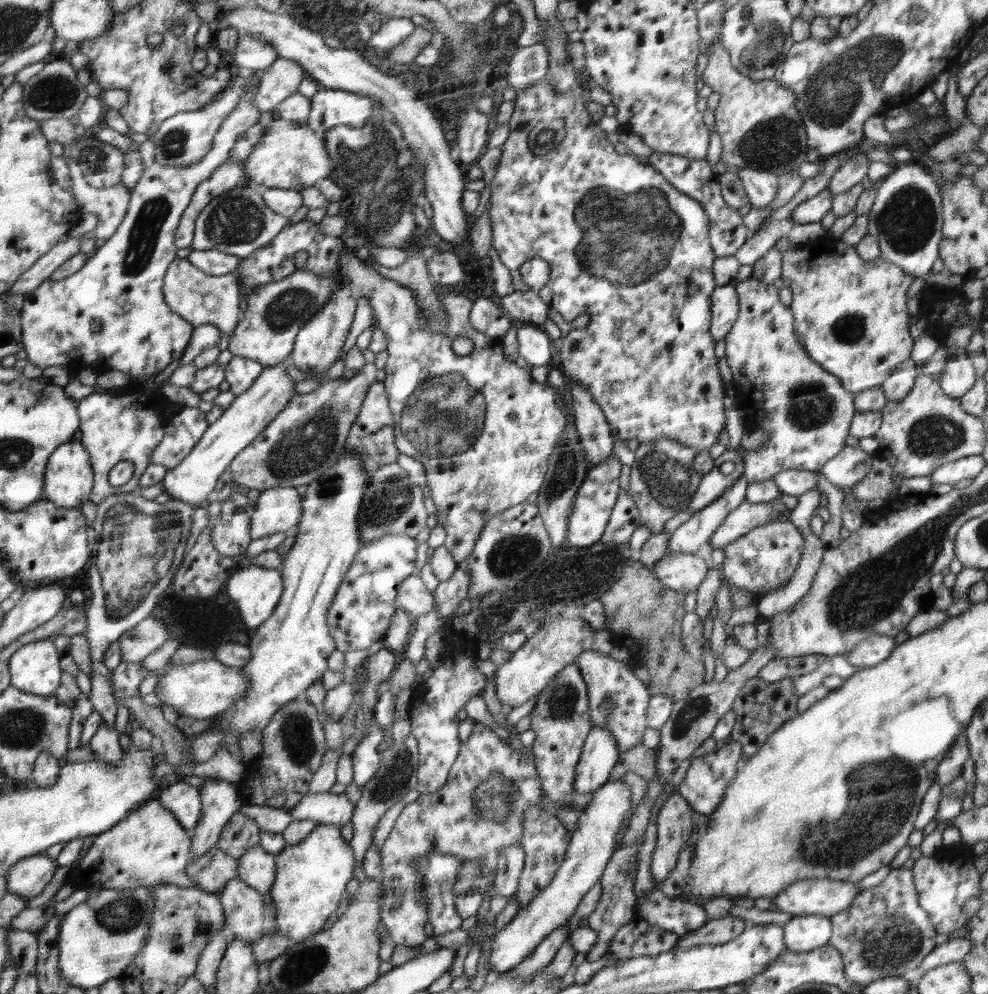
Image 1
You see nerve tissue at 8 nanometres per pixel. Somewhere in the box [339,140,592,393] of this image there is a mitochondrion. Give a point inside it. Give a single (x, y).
(385, 202)

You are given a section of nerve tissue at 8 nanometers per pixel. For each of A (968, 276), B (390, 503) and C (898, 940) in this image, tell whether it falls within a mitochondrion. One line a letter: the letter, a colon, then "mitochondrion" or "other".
A: other
B: mitochondrion
C: mitochondrion

